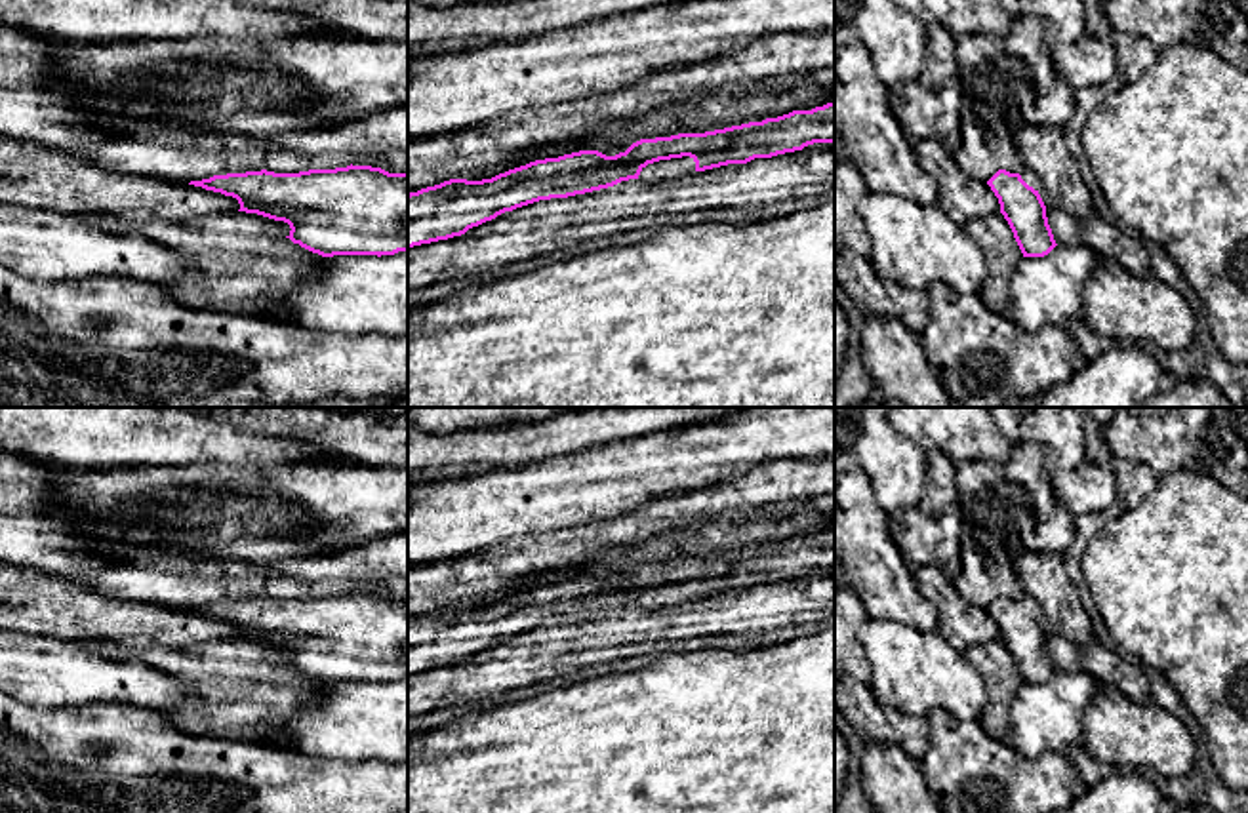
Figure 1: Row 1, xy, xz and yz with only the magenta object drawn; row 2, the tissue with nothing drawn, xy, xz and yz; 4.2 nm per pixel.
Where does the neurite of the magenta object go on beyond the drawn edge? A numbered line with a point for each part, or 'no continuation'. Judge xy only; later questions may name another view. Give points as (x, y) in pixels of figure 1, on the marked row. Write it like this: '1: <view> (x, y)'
no continuation

